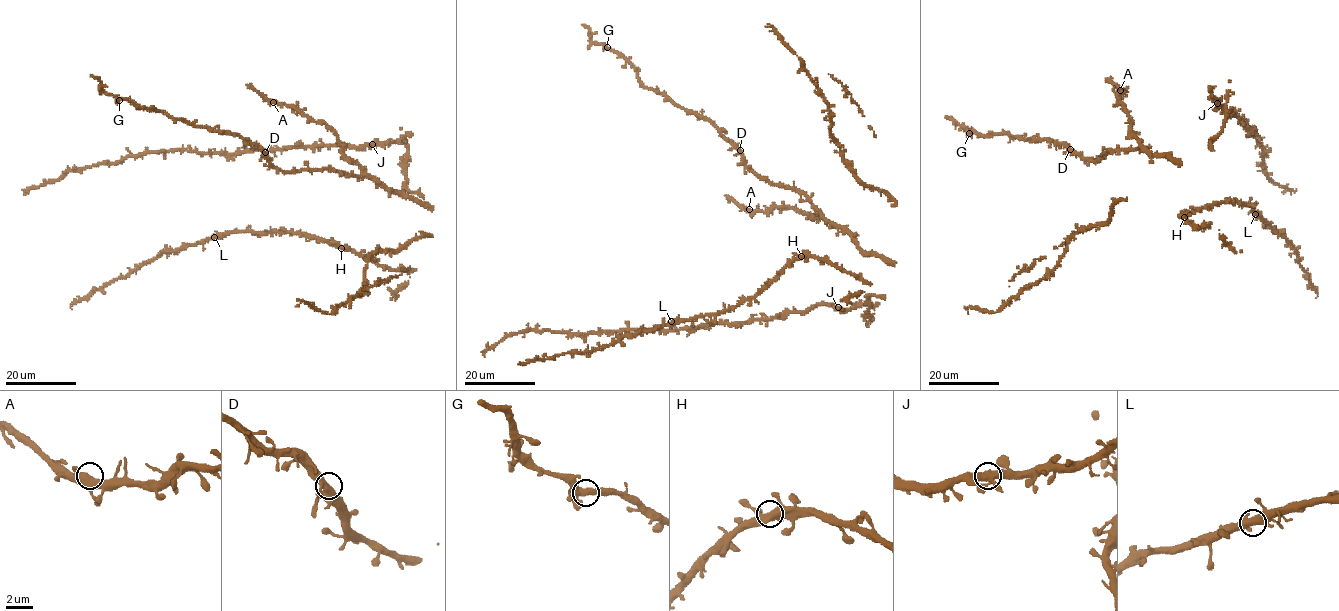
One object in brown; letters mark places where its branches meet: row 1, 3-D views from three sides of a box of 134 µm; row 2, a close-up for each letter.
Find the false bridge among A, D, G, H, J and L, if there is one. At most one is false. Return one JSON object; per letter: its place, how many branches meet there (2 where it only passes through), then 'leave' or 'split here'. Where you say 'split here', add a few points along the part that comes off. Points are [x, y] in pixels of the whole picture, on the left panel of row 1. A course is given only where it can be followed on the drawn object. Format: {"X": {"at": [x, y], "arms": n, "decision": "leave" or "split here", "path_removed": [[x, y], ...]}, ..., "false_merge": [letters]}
{"A": {"at": [273, 102], "arms": 4, "decision": "leave"}, "D": {"at": [265, 152], "arms": 4, "decision": "leave"}, "G": {"at": [119, 100], "arms": 4, "decision": "leave"}, "H": {"at": [341, 248], "arms": 4, "decision": "leave"}, "J": {"at": [372, 144], "arms": 4, "decision": "leave"}, "L": {"at": [214, 237], "arms": 4, "decision": "leave"}, "false_merge": []}

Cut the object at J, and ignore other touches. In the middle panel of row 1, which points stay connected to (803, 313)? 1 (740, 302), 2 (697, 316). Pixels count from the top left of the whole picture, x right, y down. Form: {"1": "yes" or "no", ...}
{"1": "no", "2": "no"}

